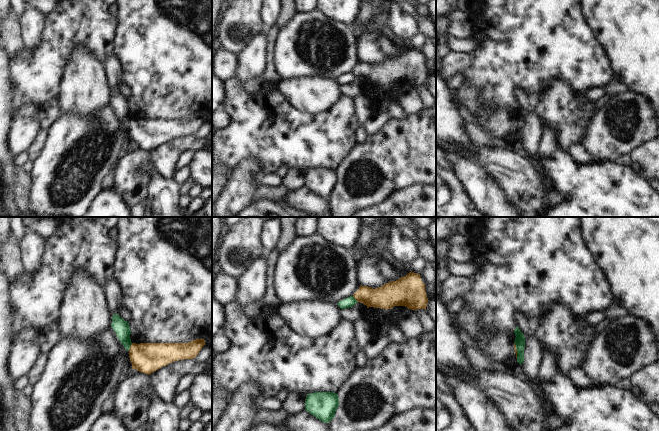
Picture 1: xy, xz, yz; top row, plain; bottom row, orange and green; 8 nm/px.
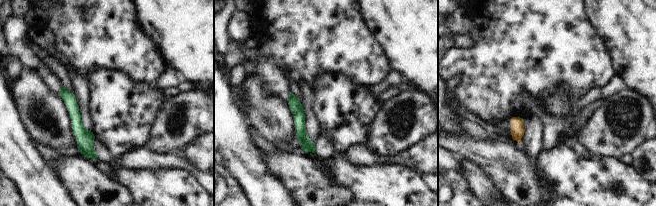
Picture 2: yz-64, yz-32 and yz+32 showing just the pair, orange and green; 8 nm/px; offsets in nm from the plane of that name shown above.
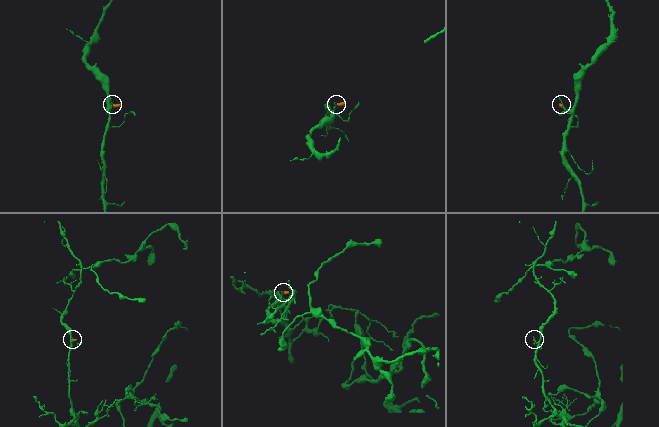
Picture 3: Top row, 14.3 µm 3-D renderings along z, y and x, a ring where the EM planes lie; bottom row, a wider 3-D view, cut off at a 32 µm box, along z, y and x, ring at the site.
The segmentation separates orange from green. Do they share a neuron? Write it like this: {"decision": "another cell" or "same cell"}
{"decision": "another cell"}

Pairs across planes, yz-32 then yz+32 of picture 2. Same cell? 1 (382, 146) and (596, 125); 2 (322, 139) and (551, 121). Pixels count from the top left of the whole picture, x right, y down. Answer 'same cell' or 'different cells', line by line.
1: same cell
2: same cell

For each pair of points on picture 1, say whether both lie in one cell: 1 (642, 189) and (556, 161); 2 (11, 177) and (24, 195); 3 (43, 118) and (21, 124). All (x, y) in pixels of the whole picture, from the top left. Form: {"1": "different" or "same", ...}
{"1": "same", "2": "different", "3": "different"}

